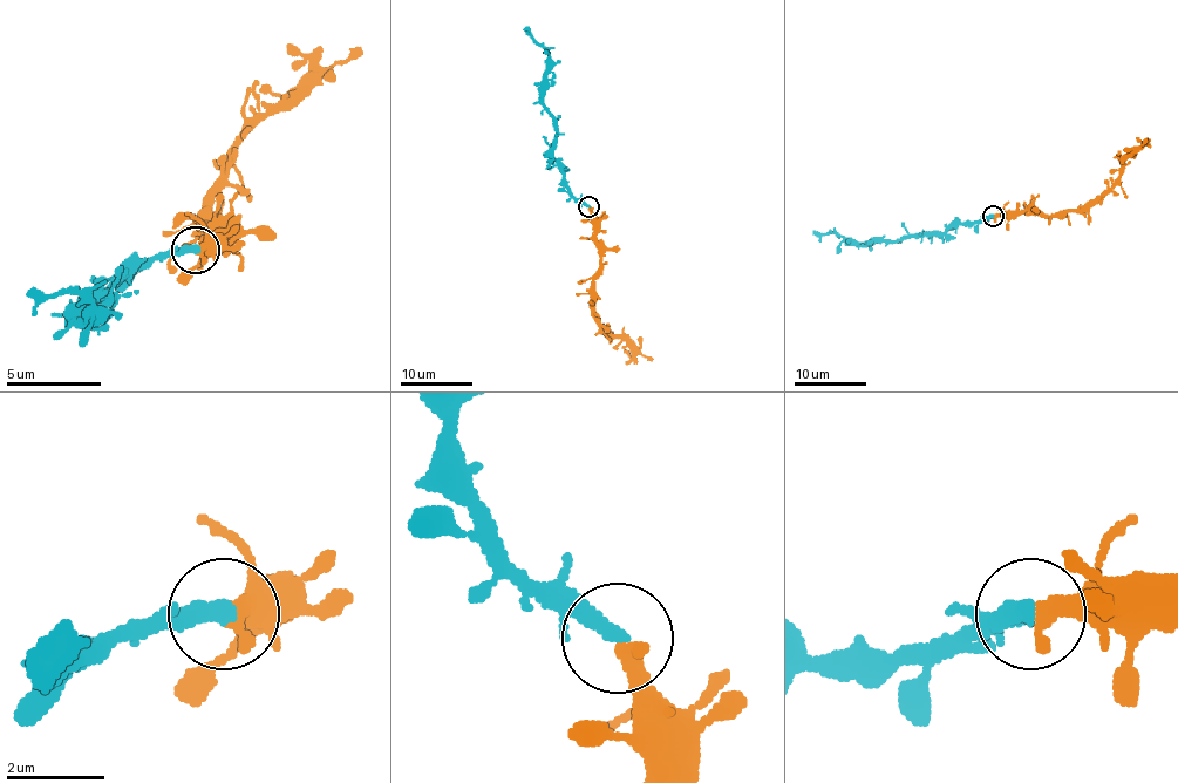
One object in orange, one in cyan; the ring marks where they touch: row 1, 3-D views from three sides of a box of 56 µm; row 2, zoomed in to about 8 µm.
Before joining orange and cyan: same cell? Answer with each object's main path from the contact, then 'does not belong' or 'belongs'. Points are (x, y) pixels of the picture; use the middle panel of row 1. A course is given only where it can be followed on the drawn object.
orange via (588, 208), (600, 256), (600, 274), (594, 279), (594, 318), (601, 328), (624, 335), (652, 359) | cyan via (588, 208), (571, 192), (565, 168), (552, 155), (556, 118), (544, 104), (545, 60), (549, 55), (525, 26) | belongs

